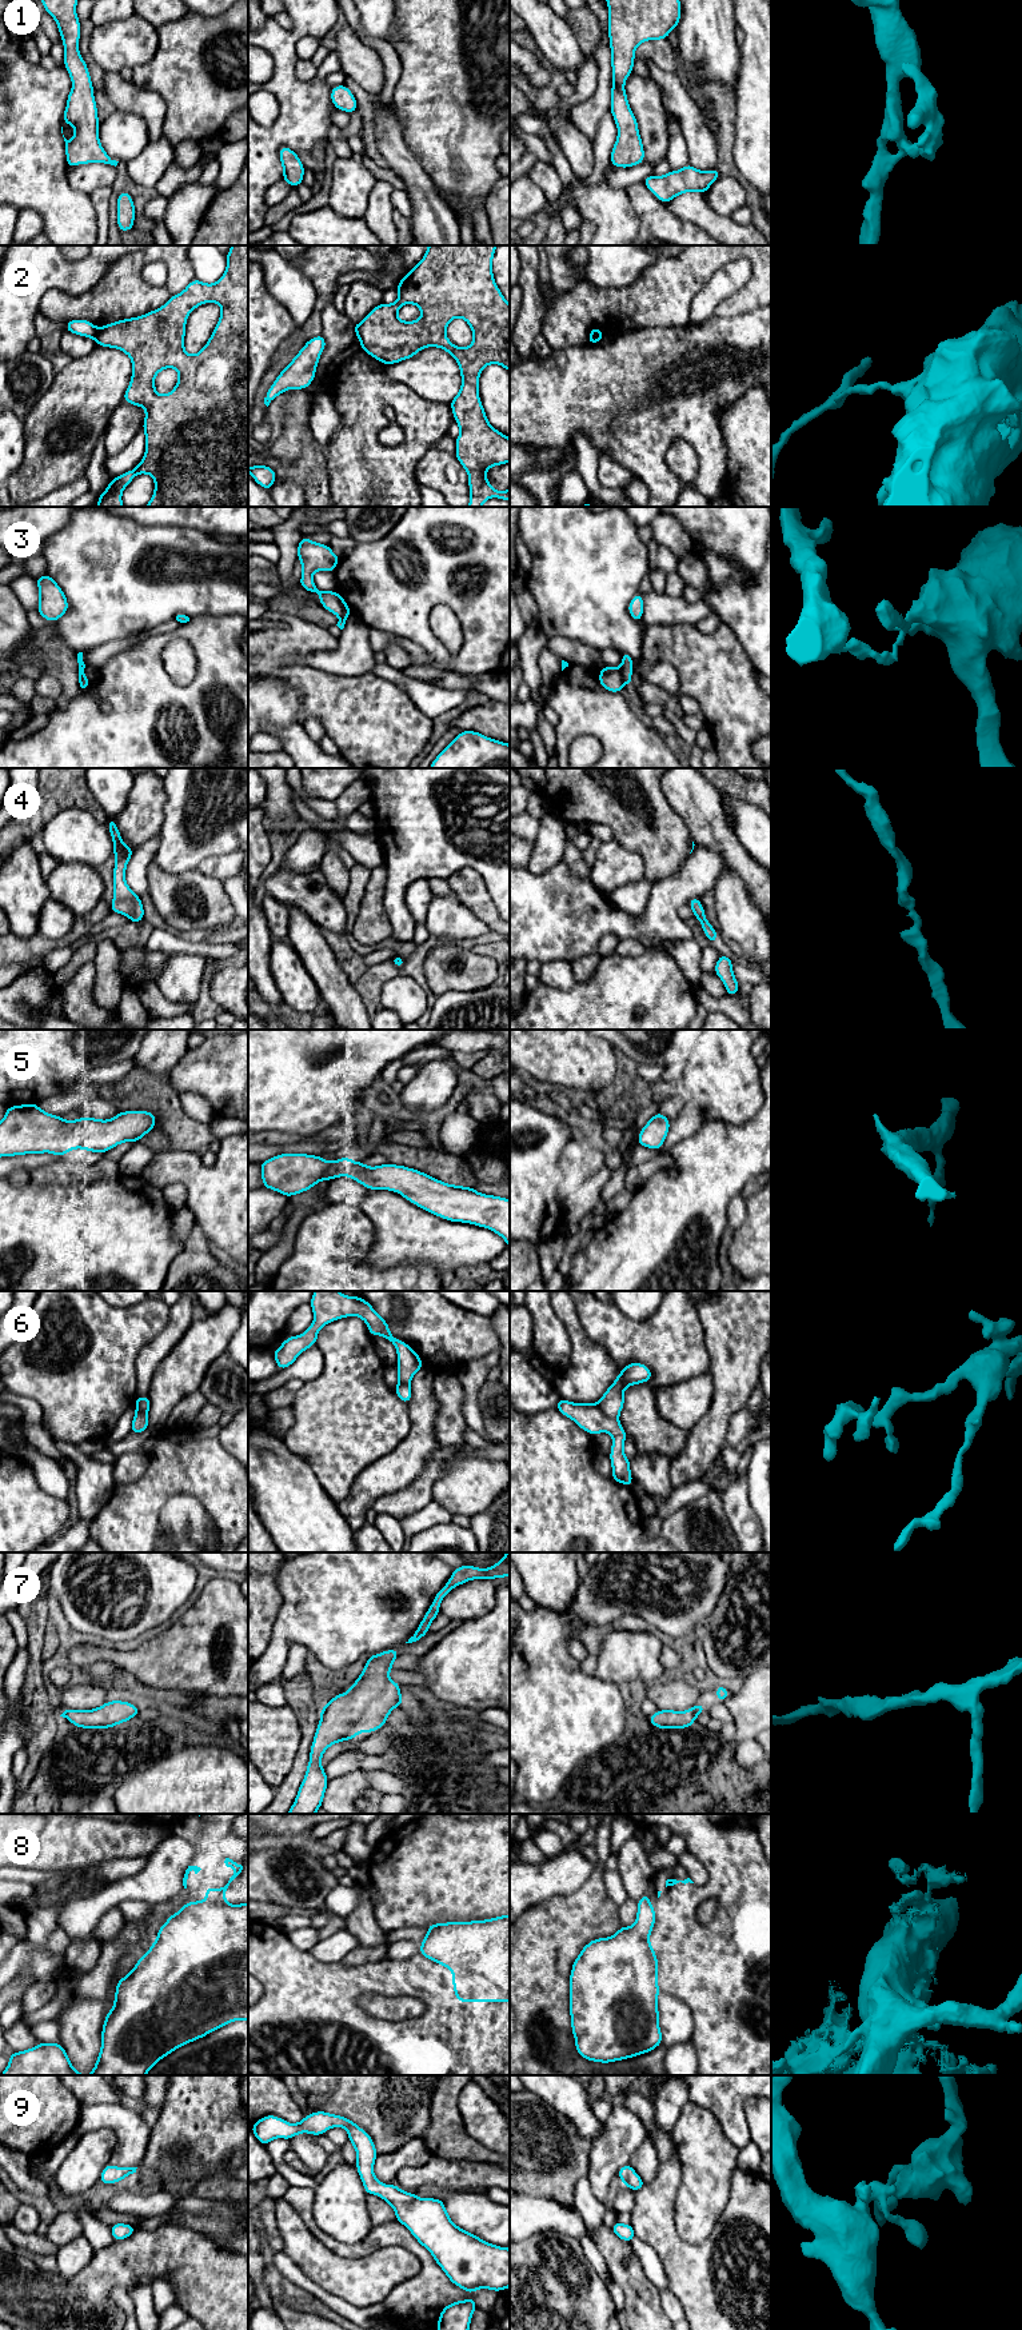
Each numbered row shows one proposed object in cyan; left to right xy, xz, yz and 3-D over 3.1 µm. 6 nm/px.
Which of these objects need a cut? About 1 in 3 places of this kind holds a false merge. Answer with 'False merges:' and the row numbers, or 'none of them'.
False merges: 2, 3, 6, 8

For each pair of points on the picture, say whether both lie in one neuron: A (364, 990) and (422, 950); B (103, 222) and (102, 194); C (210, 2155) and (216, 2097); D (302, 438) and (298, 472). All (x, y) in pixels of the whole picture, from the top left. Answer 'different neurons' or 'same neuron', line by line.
A: same neuron
B: same neuron
C: same neuron
D: different neurons

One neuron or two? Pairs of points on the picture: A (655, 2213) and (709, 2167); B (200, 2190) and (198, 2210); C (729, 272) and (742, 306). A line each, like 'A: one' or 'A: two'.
A: two
B: two
C: two

